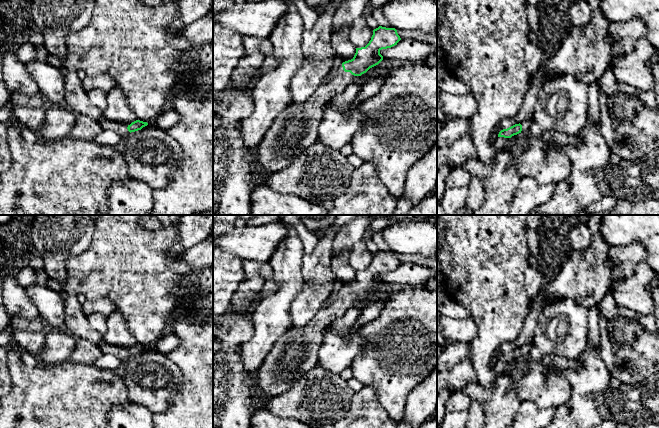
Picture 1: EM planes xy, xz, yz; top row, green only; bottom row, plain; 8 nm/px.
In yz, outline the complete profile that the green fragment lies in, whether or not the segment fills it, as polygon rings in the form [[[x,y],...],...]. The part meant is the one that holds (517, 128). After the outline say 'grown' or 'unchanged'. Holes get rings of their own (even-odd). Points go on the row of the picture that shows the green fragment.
[[[533,119],[524,120],[519,124],[515,124],[507,129],[503,129],[499,132],[498,137],[511,138],[519,133],[529,133],[529,129],[532,125]]]; grown

